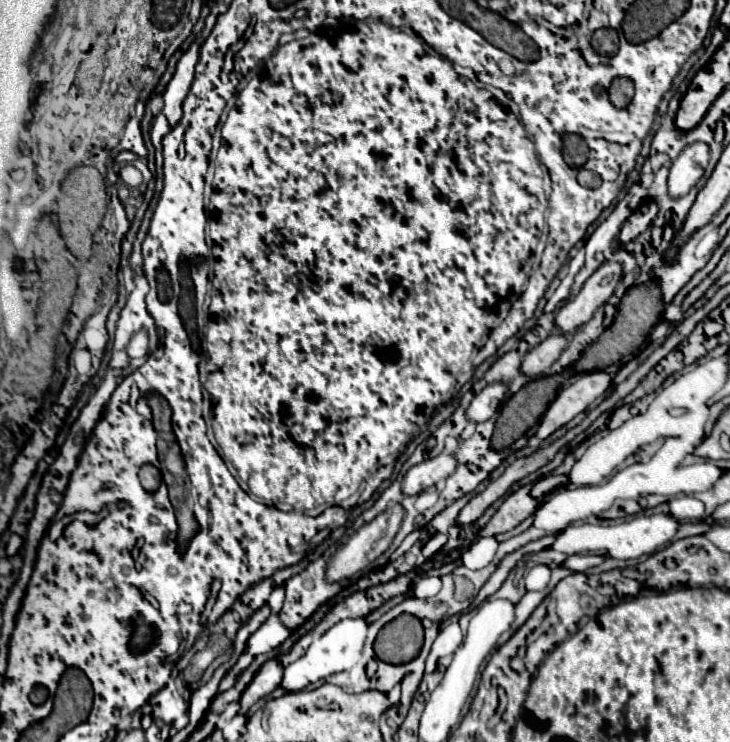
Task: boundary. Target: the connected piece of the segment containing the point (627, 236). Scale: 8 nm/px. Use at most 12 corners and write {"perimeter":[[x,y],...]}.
{"perimeter":[[651,204],[647,212],[635,210],[619,232],[619,244],[635,240],[649,228],[657,214]]}

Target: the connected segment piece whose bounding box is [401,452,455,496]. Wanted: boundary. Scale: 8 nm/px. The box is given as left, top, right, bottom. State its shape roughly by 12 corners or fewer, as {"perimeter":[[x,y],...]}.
{"perimeter":[[441,452],[409,468],[401,490],[417,496],[455,470],[453,454]]}

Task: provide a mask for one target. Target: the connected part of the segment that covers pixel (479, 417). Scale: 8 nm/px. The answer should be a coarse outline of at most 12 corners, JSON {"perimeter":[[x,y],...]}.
{"perimeter":[[501,382],[483,388],[467,408],[471,424],[485,422],[505,402]]}

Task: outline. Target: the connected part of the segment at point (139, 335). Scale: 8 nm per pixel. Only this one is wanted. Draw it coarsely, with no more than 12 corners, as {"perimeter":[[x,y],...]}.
{"perimeter":[[137,330],[127,346],[131,358],[145,356],[147,330]]}

